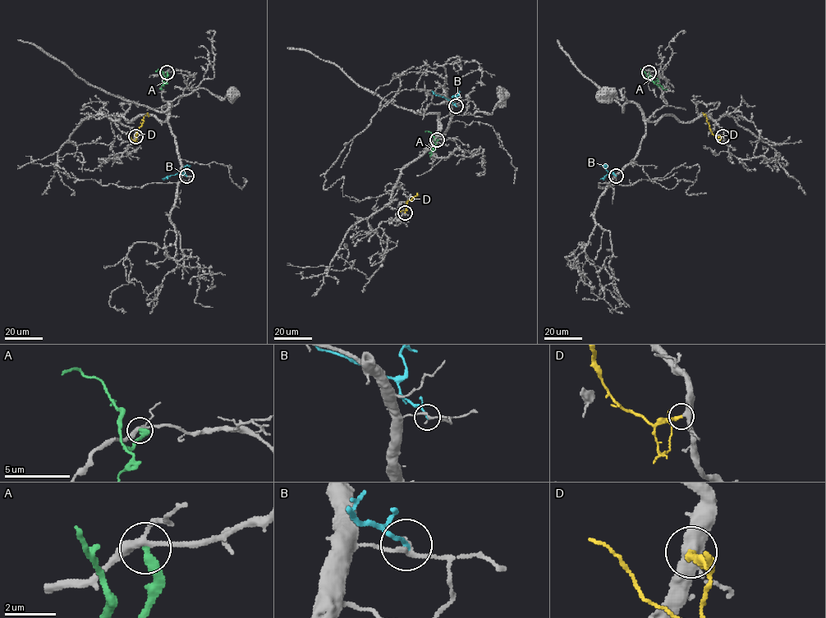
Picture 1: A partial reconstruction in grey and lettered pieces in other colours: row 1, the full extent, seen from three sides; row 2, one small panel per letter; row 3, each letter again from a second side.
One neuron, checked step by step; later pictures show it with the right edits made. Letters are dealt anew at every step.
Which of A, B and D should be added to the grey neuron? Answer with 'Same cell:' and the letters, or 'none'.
Same cell: D

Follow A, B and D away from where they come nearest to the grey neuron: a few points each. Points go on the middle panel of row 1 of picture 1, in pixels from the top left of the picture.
A: (437, 139), (434, 141), (430, 132), (425, 131)
B: (456, 106), (432, 91)
D: (405, 212), (406, 203), (418, 194)

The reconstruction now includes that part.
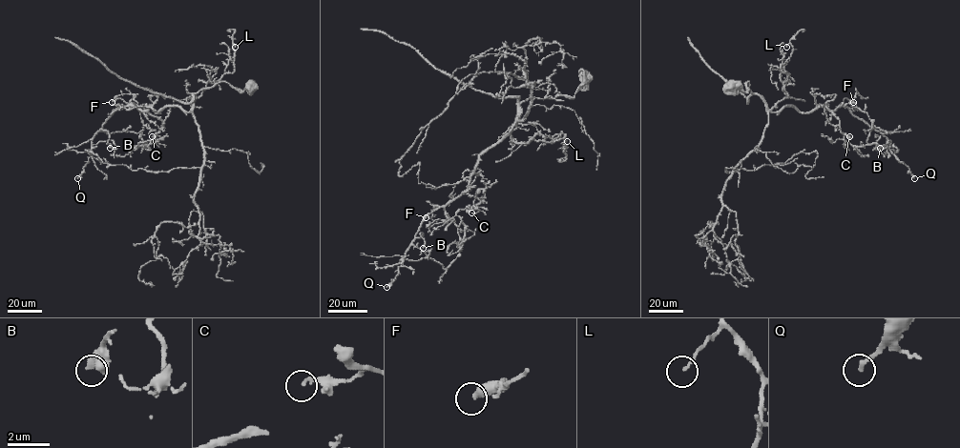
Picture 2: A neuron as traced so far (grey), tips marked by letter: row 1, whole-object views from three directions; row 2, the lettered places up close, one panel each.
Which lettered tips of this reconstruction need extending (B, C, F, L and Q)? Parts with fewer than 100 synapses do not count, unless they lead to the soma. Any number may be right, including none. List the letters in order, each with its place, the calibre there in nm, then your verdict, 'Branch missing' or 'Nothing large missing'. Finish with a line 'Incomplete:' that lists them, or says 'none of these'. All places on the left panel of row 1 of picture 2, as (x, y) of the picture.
B: Place: (110, 148). Thickness 340 nm. Nothing large missing
C: Place: (152, 136). Thickness 160 nm. Nothing large missing
F: Place: (112, 102). Thickness 440 nm. Nothing large missing
L: Place: (235, 47). Thickness 110 nm. Nothing large missing
Q: Place: (77, 178). Thickness 200 nm. Nothing large missing
Incomplete: none of these

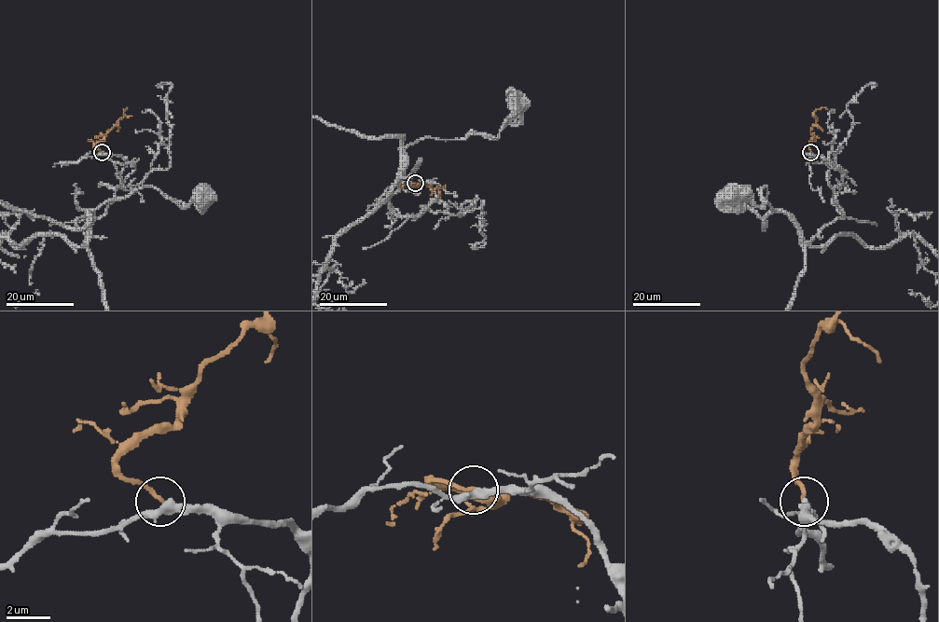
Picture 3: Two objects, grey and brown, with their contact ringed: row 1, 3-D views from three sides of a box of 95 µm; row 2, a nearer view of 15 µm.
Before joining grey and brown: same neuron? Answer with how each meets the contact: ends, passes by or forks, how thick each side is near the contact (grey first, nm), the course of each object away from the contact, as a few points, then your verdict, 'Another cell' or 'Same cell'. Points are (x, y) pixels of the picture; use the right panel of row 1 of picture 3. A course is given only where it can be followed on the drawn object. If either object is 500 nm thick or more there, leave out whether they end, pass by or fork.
At the ring grey passes by. At the ring brown ends. Thickness 360 nm (grey) against 180 nm. Course of grey: (810, 152), (827, 161), (843, 217), (807, 241), (764, 199), (767, 187), (763, 205), (733, 196). Course of brown: (810, 152), (810, 131), (817, 120), (814, 112), (821, 108), (828, 109). Same cell

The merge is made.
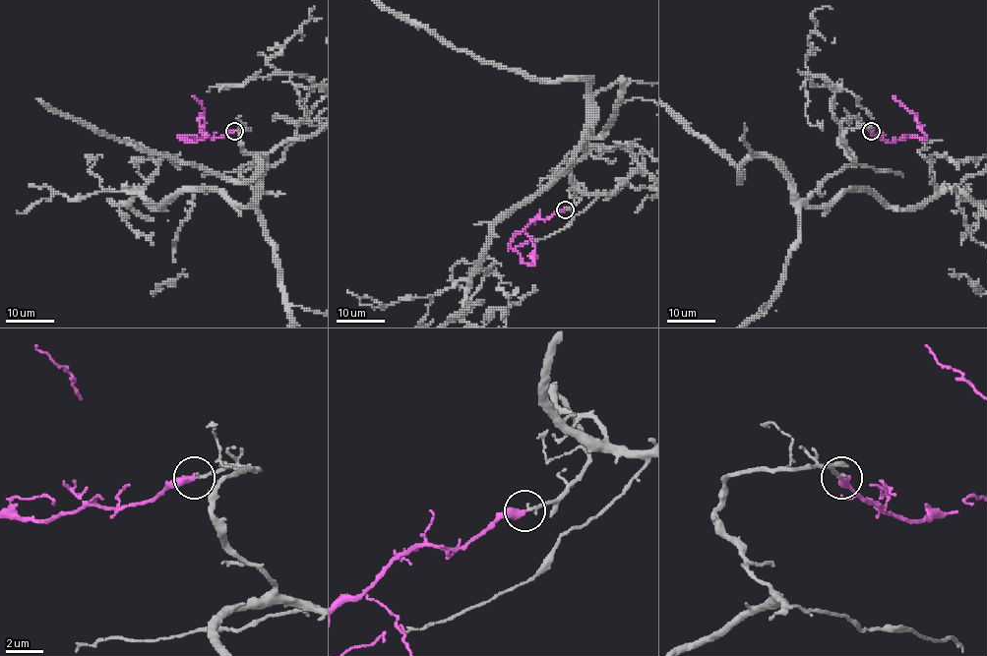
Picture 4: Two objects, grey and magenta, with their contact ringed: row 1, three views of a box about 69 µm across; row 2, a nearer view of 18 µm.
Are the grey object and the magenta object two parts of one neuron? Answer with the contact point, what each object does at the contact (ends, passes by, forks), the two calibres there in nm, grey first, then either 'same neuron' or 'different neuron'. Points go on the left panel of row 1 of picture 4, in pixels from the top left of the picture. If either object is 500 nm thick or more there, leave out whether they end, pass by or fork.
(234, 131) | grey ends | magenta ends | 180/400 nm | same neuron

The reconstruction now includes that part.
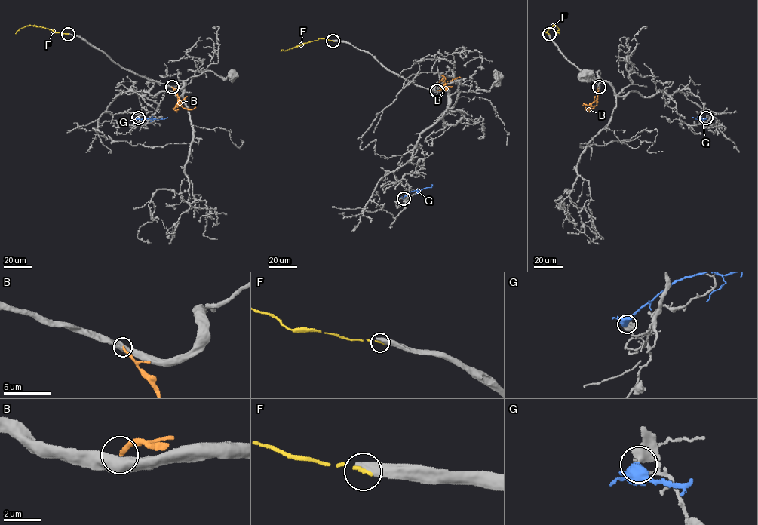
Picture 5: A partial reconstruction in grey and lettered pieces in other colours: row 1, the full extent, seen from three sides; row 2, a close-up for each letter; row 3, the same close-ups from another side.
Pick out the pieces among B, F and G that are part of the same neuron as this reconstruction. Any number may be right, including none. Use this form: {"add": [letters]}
{"add": []}

